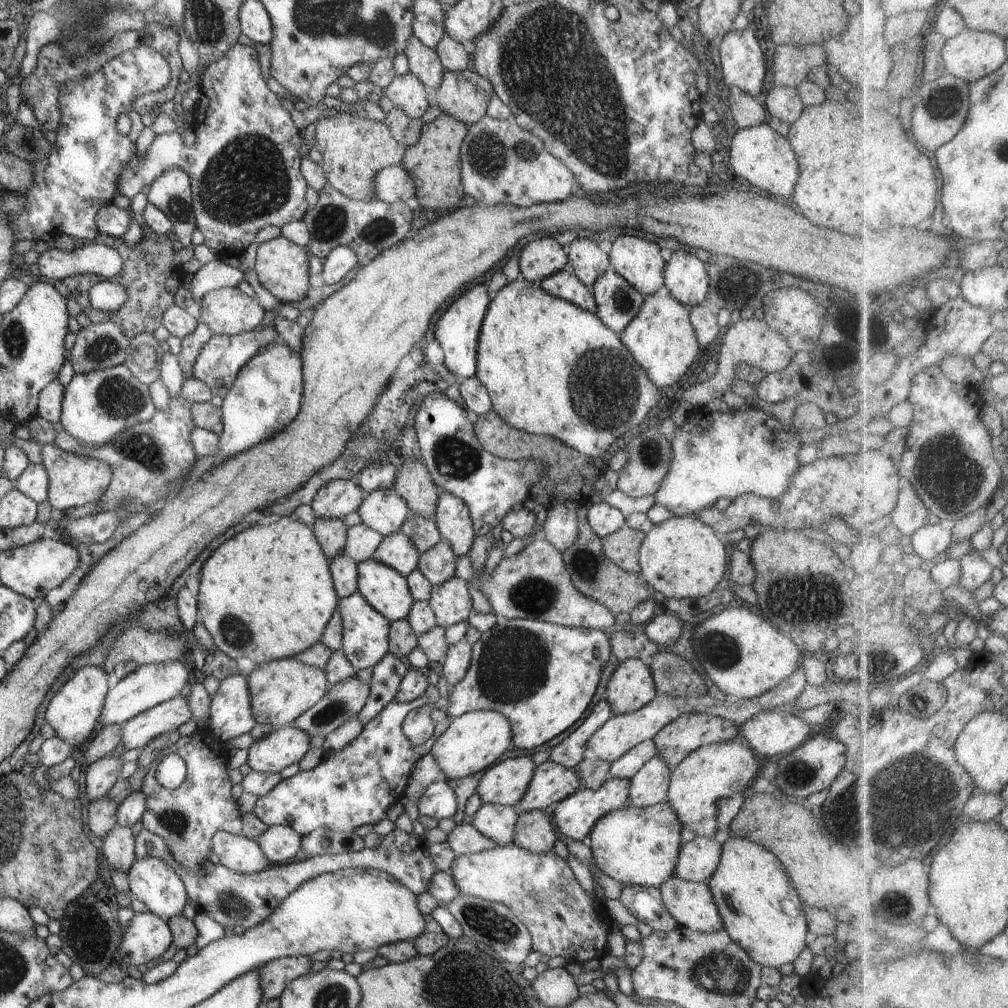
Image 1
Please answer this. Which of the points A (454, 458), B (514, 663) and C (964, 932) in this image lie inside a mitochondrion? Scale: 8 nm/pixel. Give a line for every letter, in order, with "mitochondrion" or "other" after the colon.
A: mitochondrion
B: mitochondrion
C: other

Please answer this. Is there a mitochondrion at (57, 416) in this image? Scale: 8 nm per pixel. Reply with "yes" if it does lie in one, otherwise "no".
no

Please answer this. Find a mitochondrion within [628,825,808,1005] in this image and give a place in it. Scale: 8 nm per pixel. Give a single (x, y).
(720, 975)

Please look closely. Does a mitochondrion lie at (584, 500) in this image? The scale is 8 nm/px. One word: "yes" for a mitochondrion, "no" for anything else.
no

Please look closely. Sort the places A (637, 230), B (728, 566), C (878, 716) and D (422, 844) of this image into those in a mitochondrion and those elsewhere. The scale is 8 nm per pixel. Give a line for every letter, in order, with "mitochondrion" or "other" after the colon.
A: other
B: other
C: other
D: other

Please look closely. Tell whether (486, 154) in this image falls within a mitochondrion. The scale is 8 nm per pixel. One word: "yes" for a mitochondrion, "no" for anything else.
yes

